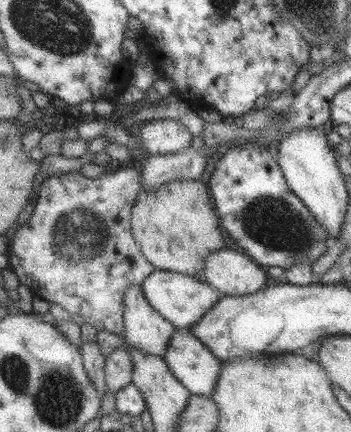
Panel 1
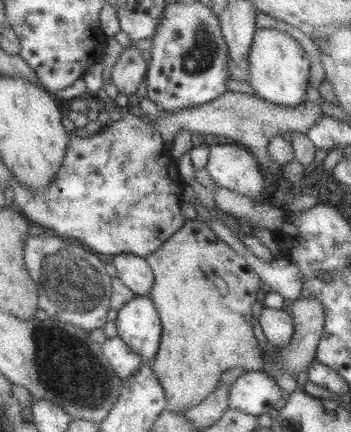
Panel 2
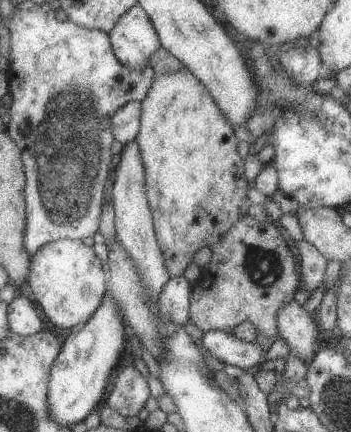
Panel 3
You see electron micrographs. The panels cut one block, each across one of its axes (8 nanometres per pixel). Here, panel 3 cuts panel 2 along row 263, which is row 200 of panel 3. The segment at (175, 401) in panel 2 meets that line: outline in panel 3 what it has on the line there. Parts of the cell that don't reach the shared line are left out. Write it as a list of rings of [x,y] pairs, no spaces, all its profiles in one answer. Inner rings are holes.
[[[183,66],[177,72],[155,72],[151,76],[145,98],[141,100],[139,120],[141,126],[135,136],[135,144],[143,164],[143,190],[167,274],[169,278],[175,278],[181,276],[185,266],[191,264],[189,260],[197,250],[207,250],[207,246],[217,242],[217,238],[221,238],[221,234],[237,218],[247,216],[249,202],[245,198],[245,160],[241,160],[235,150],[237,142],[229,120],[221,114],[217,102],[211,98],[205,86]]]

